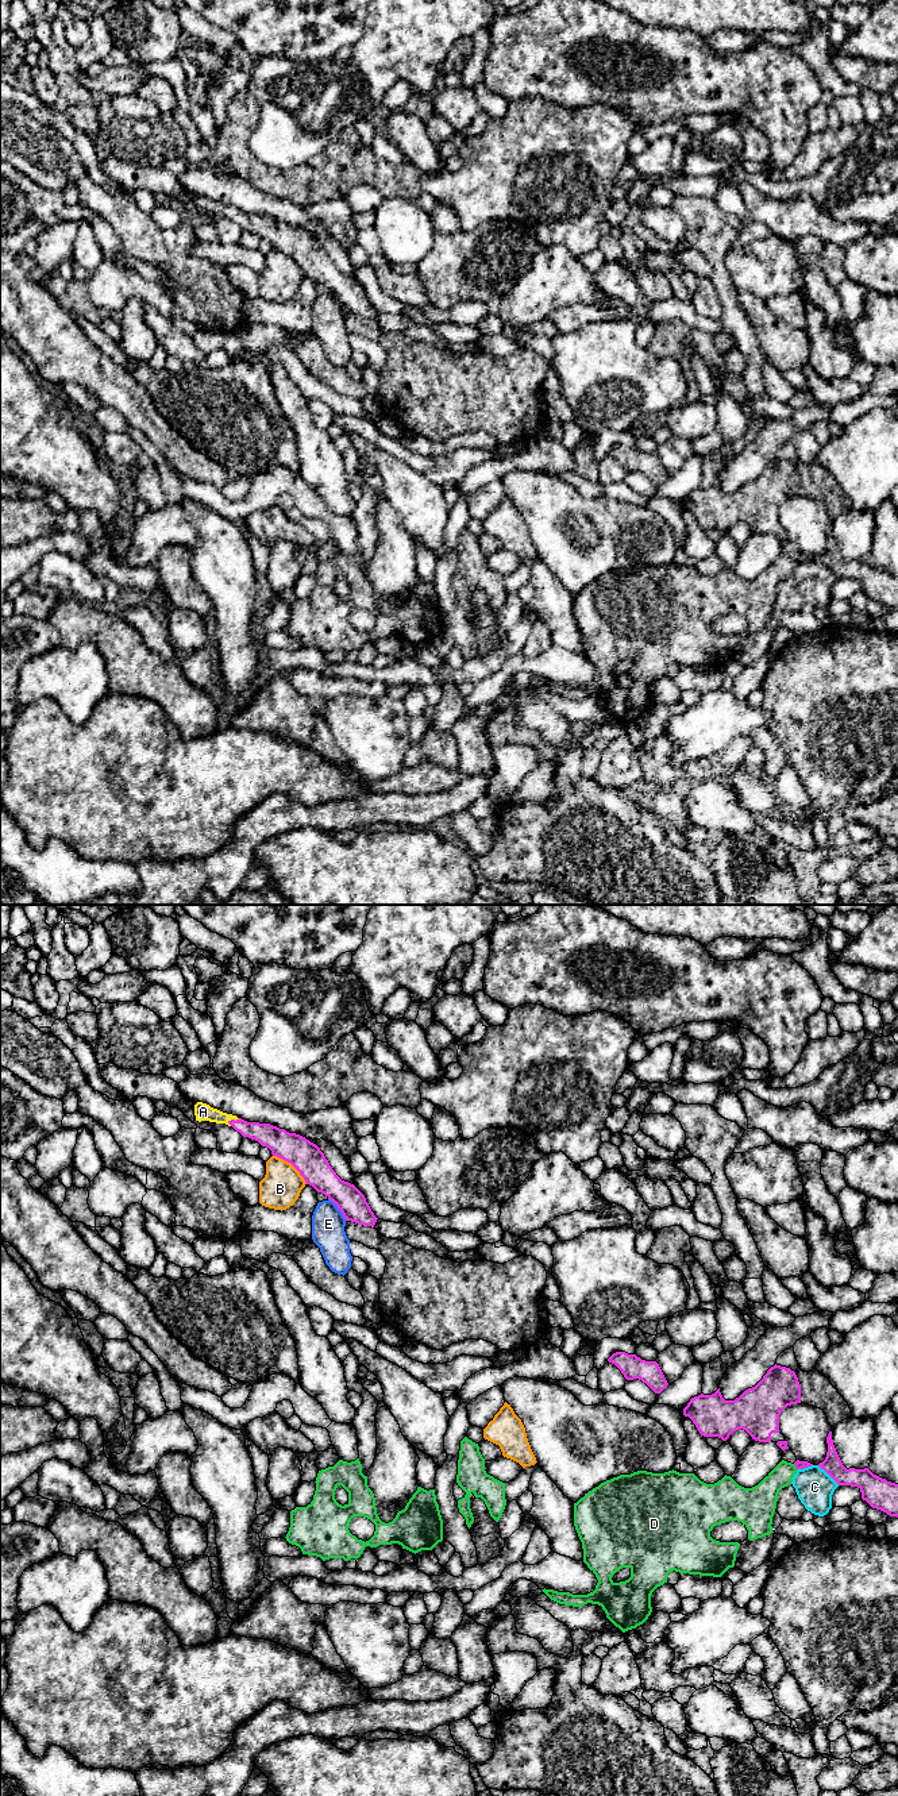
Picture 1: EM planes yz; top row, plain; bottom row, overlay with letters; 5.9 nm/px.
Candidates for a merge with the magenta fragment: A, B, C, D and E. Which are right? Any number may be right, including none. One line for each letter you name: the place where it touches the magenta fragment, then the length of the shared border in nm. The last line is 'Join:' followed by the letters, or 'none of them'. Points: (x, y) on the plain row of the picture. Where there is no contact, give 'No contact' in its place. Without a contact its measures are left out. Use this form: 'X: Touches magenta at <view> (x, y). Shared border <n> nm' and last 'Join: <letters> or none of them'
A: Touches magenta at yz (232, 212). Shared border 80 nm
Join: A

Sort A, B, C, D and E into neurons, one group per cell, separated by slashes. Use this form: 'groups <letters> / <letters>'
groups A / B / C / D / E

